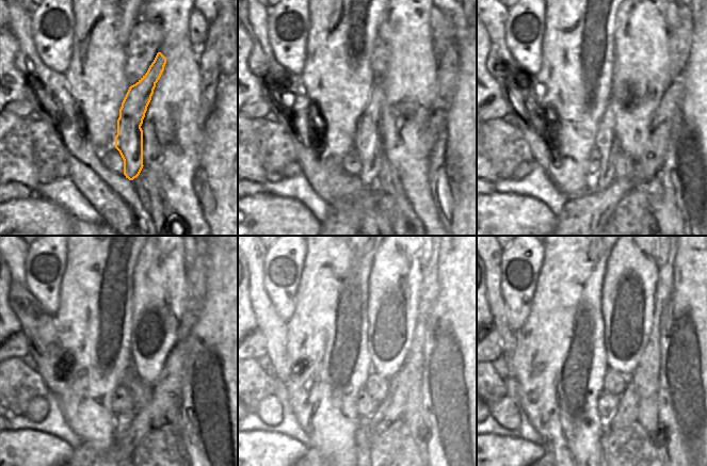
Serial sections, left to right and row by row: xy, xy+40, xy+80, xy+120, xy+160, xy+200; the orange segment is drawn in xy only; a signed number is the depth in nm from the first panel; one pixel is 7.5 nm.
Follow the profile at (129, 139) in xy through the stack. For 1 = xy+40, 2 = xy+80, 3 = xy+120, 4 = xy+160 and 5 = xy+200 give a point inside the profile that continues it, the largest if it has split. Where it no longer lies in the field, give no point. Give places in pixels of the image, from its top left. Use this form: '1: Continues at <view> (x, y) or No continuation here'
1: Continues at xy+40 (368, 141)
2: Continues at xy+80 (606, 142)
3: Continues at xy+120 (124, 419)
4: Continues at xy+160 (363, 447)
5: Continues at xy+200 (603, 451)

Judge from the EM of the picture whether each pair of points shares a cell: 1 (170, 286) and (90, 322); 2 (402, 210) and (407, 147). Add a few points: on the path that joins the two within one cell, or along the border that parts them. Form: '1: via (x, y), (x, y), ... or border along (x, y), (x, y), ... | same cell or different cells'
1: border along (131, 277), (131, 328) | different cells
2: border along (394, 167), (413, 214) | different cells

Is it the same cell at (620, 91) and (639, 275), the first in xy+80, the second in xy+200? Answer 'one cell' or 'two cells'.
one cell

